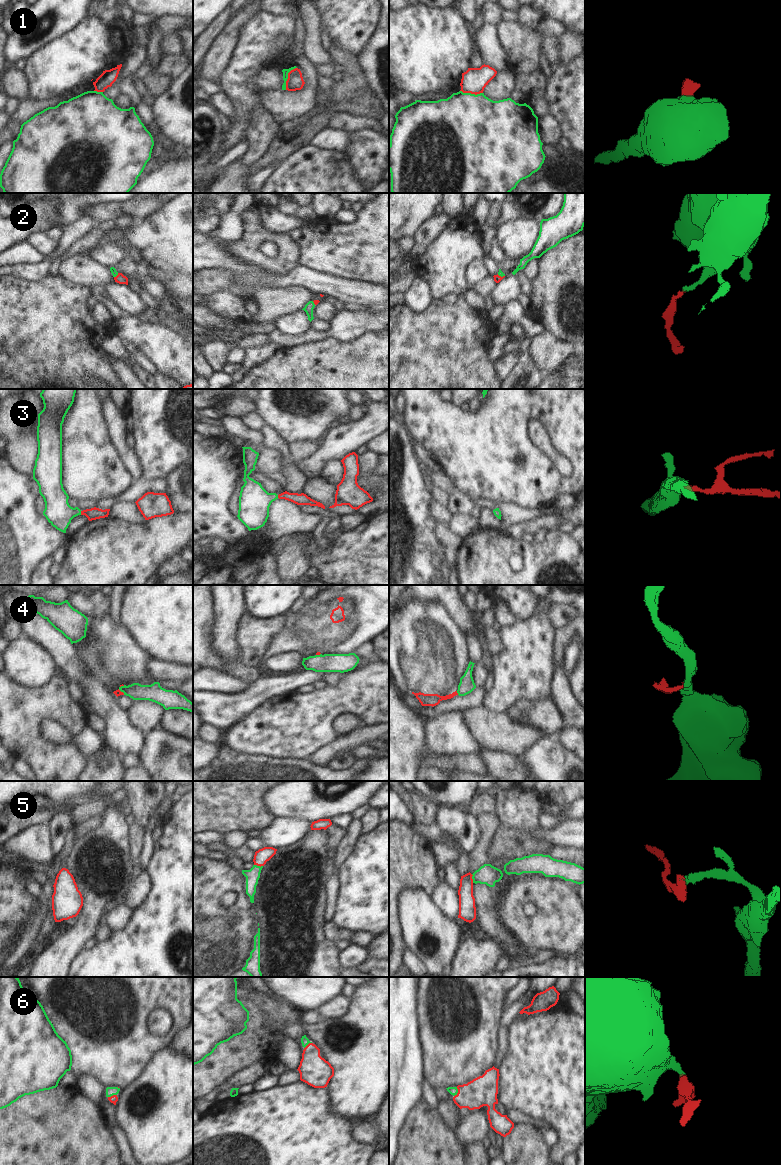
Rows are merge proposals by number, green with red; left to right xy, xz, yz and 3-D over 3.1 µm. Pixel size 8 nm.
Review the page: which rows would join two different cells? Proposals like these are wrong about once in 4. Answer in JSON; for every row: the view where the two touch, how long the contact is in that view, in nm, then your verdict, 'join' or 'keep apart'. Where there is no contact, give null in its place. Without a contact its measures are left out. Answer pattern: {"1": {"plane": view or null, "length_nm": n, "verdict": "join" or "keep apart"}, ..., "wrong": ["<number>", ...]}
{"1": {"plane": "xz", "length_nm": 200, "verdict": "keep apart"}, "2": {"plane": "yz", "length_nm": 70, "verdict": "join"}, "3": {"plane": "xy", "length_nm": 30, "verdict": "join"}, "4": {"plane": "yz", "length_nm": 40, "verdict": "keep apart"}, "5": {"plane": "xz", "length_nm": 70, "verdict": "join"}, "6": {"plane": "yz", "length_nm": 80, "verdict": "join"}, "wrong": ["1", "4"]}

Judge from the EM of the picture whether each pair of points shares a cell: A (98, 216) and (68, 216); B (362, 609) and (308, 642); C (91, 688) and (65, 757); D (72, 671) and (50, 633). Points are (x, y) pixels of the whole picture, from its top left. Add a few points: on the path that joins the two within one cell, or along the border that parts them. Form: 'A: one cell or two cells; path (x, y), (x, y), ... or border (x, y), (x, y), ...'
A: two cells; border (106, 203), (90, 205), (85, 214)
B: one cell; path (349, 617), (339, 622), (328, 623), (321, 629)
C: two cells; border (85, 710), (87, 714)
D: one cell; path (68, 662), (61, 649), (54, 642)

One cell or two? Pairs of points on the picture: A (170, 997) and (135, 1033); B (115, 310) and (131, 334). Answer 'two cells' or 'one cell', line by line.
A: one cell
B: two cells

